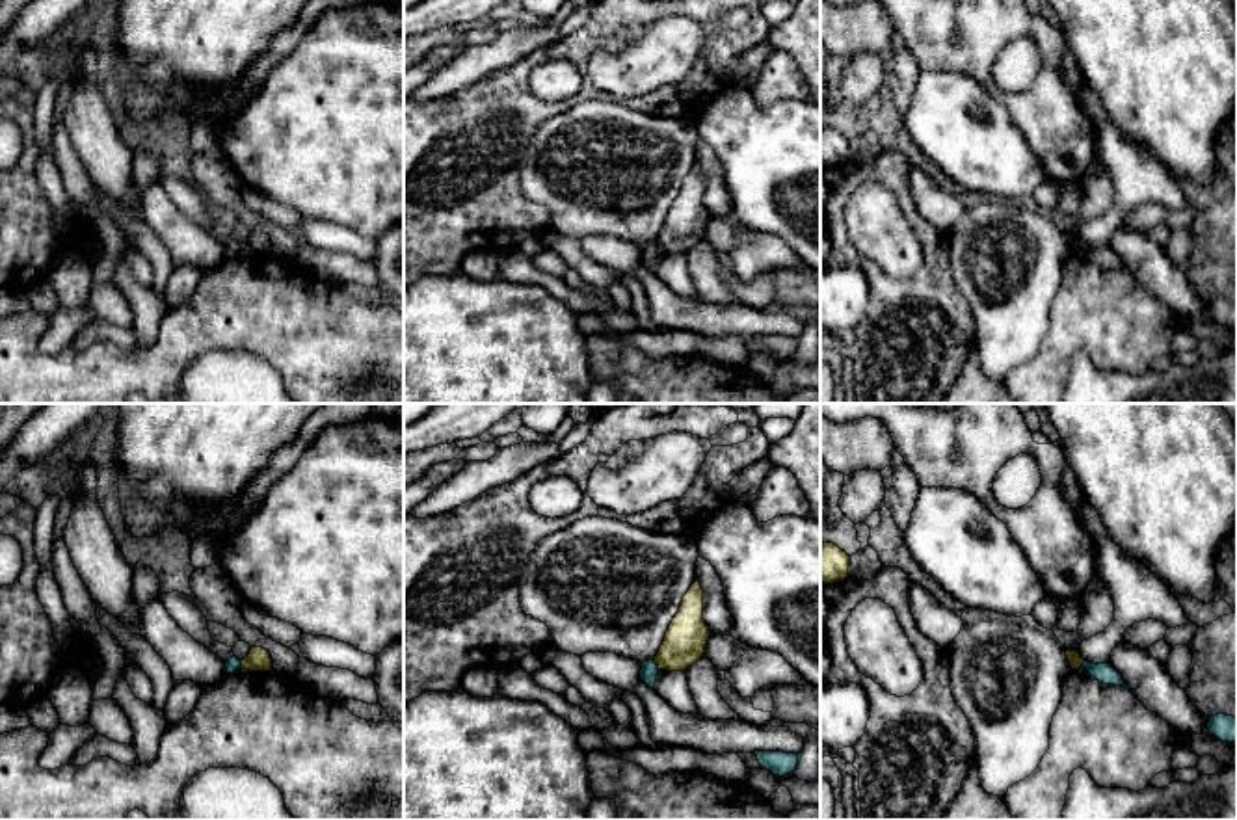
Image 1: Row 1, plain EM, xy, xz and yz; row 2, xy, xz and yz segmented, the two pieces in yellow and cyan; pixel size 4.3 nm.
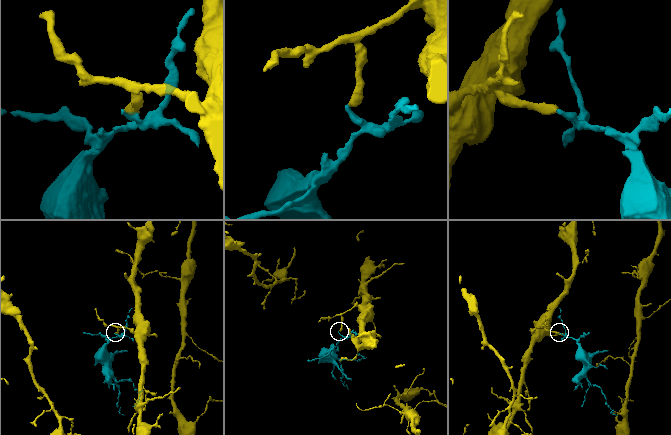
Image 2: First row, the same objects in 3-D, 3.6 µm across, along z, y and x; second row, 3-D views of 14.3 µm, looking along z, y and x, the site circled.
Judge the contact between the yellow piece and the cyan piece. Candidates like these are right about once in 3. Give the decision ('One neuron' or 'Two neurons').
Two neurons

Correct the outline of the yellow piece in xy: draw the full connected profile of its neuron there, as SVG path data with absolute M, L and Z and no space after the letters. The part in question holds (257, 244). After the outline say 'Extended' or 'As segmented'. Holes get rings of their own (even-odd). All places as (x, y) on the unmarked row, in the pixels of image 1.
M251 231L249 238L240 245L242 245L242 253L272 255L272 242L268 234L262 231Z. As segmented

